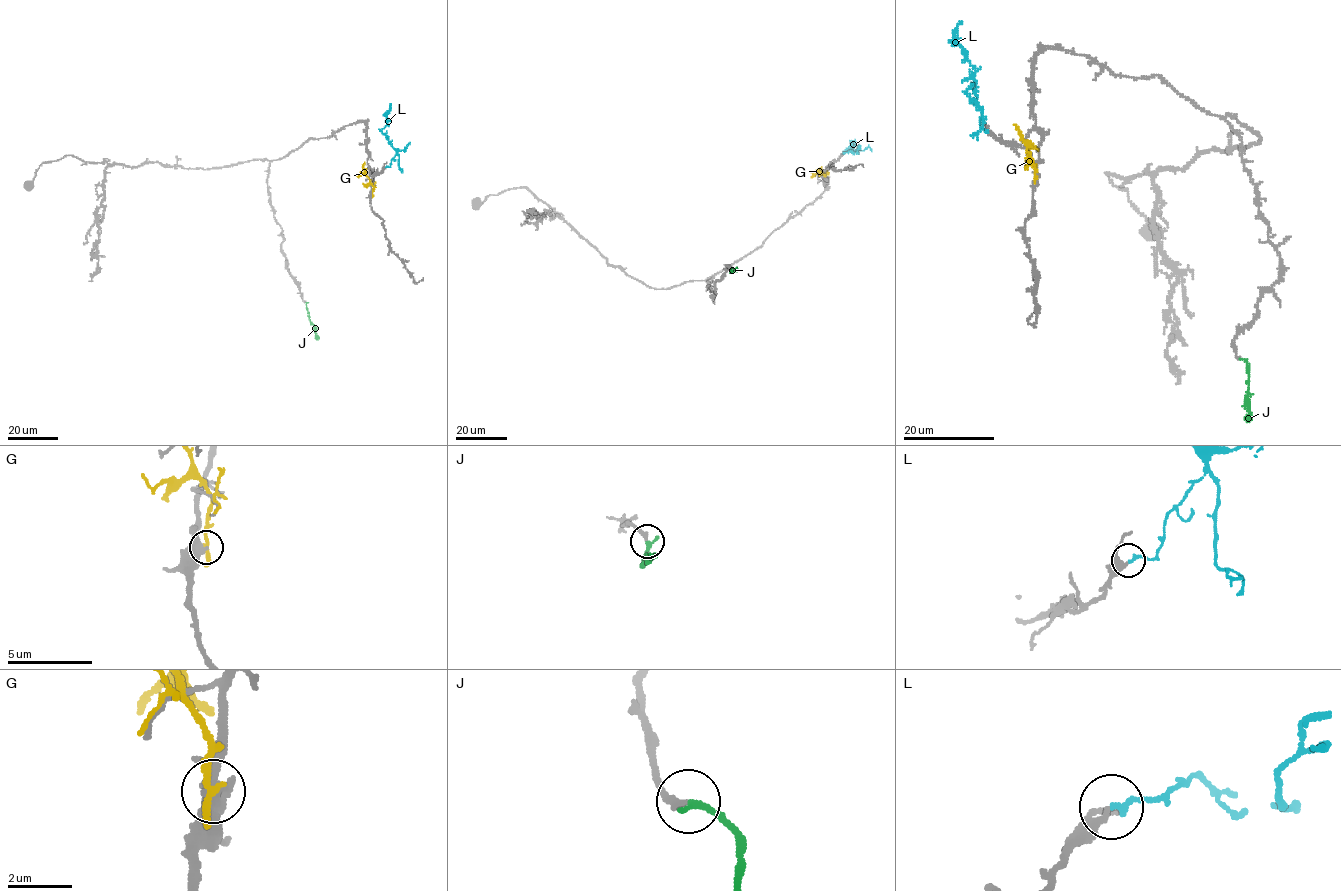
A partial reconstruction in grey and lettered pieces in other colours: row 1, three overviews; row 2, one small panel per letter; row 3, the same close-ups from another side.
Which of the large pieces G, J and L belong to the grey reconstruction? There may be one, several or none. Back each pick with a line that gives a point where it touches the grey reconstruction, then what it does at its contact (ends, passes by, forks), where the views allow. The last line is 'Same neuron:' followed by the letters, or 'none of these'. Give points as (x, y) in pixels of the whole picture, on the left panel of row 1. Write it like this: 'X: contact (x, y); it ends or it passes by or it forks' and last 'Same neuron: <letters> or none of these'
J: contact (306, 302); it ends
Same neuron: J

